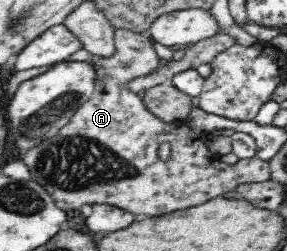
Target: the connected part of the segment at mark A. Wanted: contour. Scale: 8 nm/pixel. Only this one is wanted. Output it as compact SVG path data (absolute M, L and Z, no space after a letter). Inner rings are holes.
M115 29L114 34L116 50L112 56L104 58L92 55L89 58L97 74L92 98L82 104L54 136L40 140L26 152L16 151L16 159L26 164L30 170L30 180L38 182L54 200L66 202L70 210L80 210L80 206L84 204L112 204L132 214L162 216L174 210L198 206L228 192L236 192L239 184L261 183L271 179L269 161L255 155L252 158L238 159L236 164L226 164L220 160L220 155L215 155L208 149L206 138L209 134L195 133L187 124L187 119L166 122L150 112L143 98L132 92L127 84L135 78L154 72L162 66L164 60L158 57L154 40L149 33ZM162 143L171 146L171 155L166 162L158 157L158 148Z

